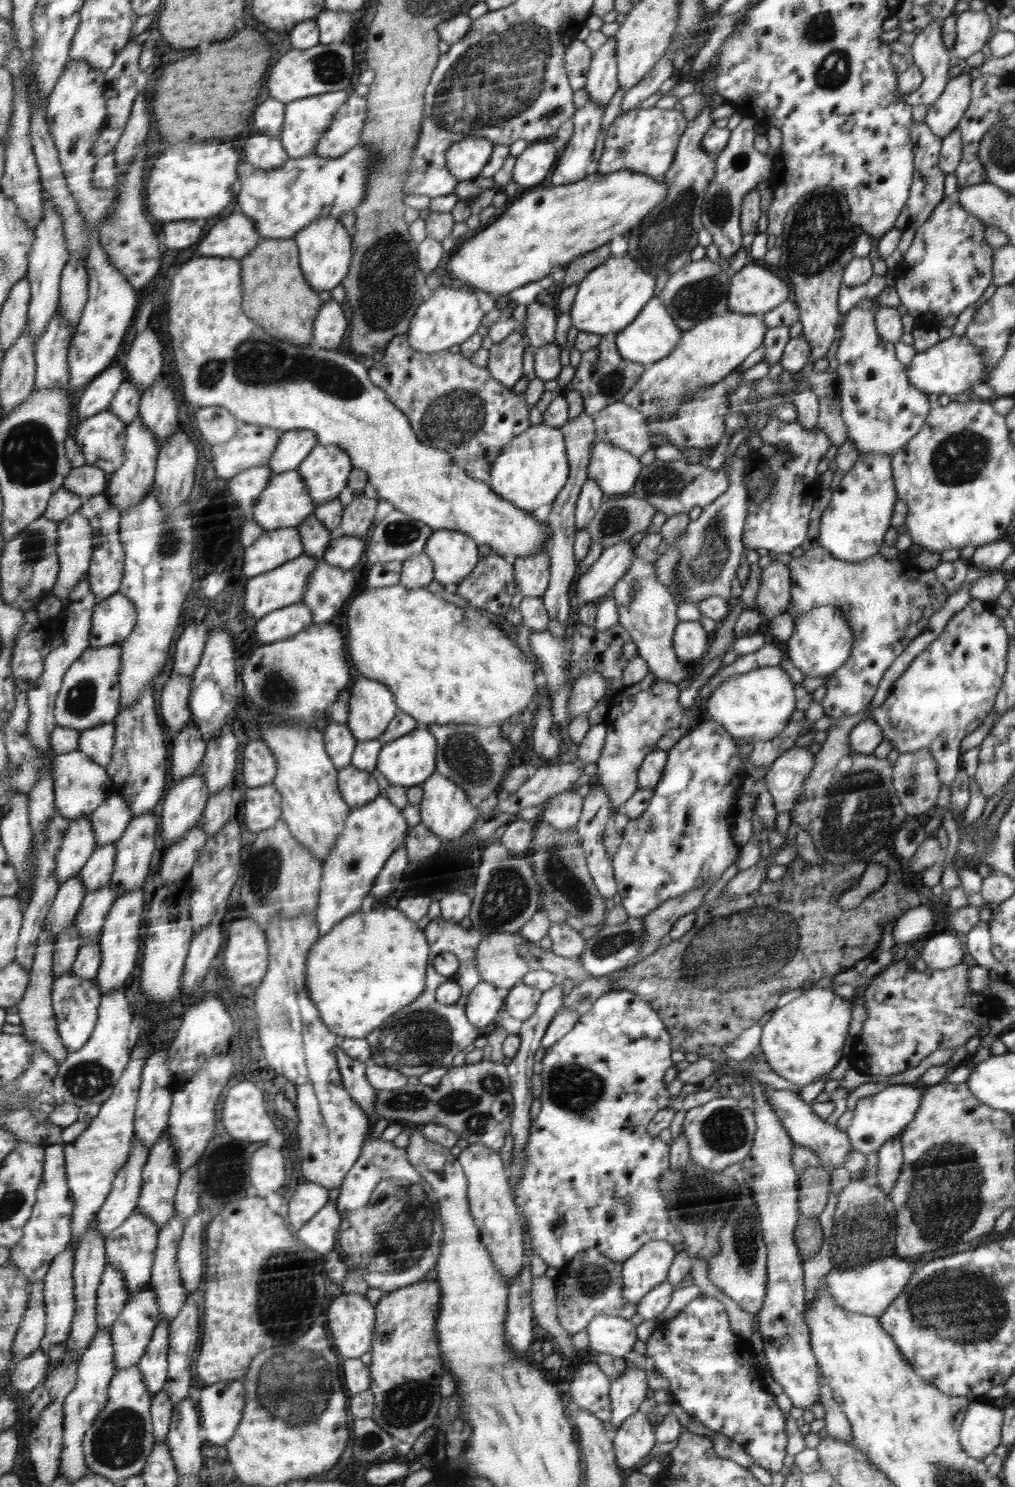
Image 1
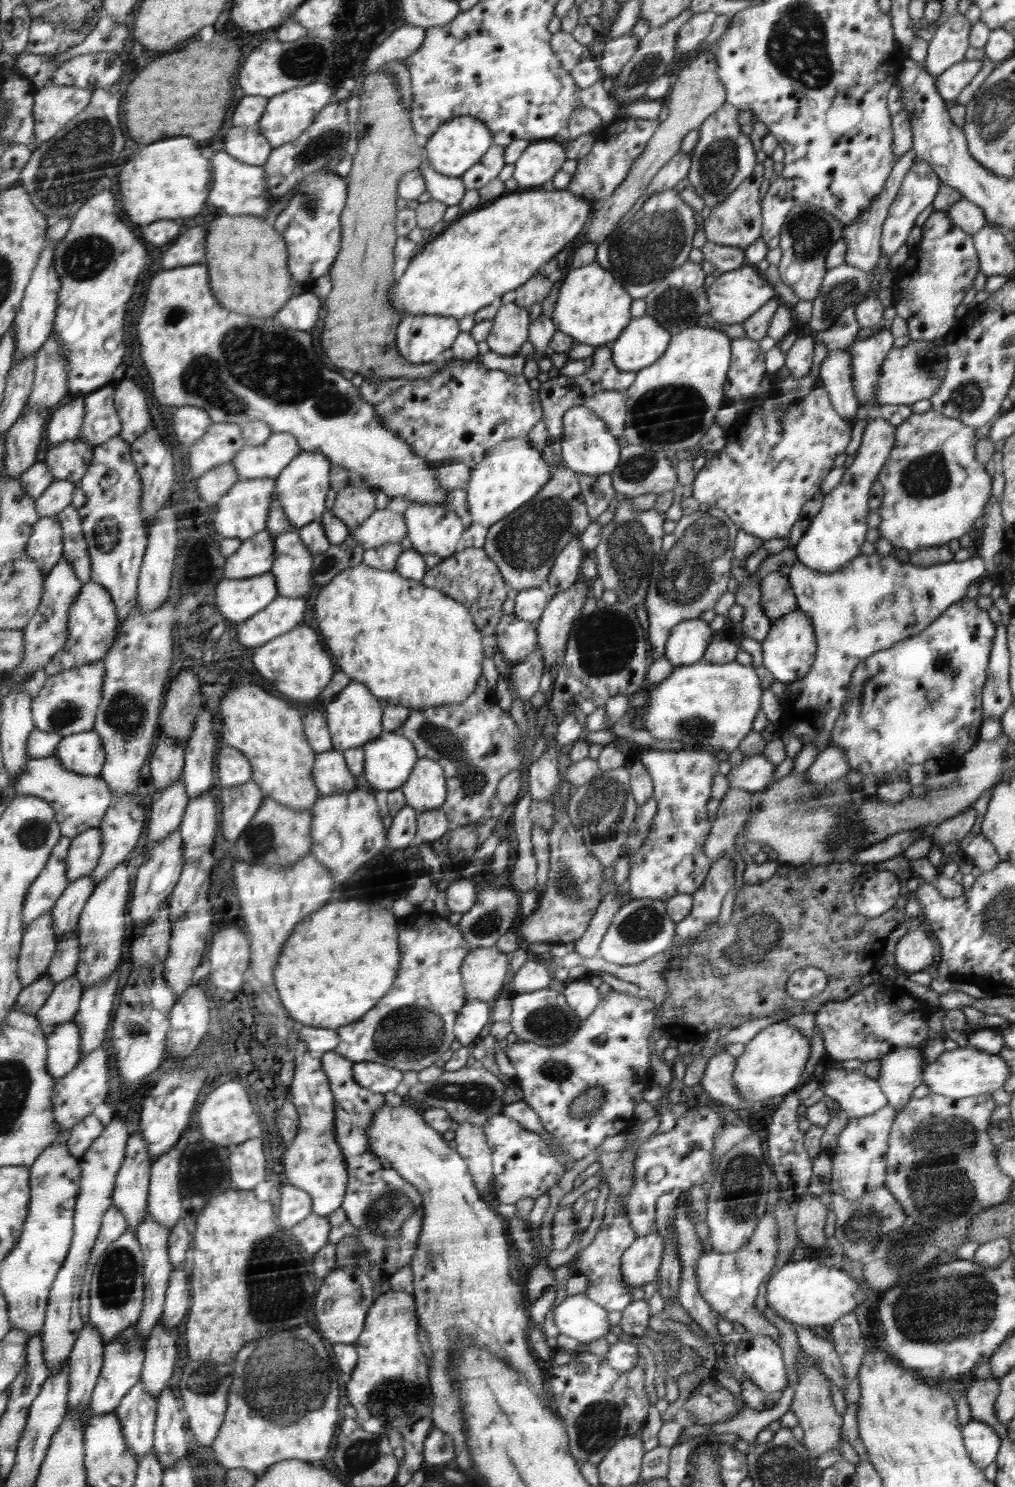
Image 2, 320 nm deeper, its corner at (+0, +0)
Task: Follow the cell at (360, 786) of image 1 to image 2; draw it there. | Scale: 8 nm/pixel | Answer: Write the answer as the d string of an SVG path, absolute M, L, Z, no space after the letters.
M336 749L318 753L313 778L322 797L357 788L356 776L348 770L343 753Z

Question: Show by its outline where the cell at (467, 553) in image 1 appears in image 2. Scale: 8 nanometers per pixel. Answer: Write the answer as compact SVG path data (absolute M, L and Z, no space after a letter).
M410 503L403 515L408 540L412 542L414 550L420 554L434 553L441 559L448 558L456 552L456 544L464 532L464 526L462 526L462 520L454 512L444 508L444 505L432 506Z

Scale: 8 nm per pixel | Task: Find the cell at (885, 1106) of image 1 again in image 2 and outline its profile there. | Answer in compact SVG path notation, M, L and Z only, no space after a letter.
M825 1066L818 1079L821 1092L833 1098L849 1118L868 1117L889 1103L878 1081L862 1071Z

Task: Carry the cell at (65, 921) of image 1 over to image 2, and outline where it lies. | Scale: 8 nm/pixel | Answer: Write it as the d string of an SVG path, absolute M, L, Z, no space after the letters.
M51 910L24 928L17 975L23 988L45 975L57 948Z

